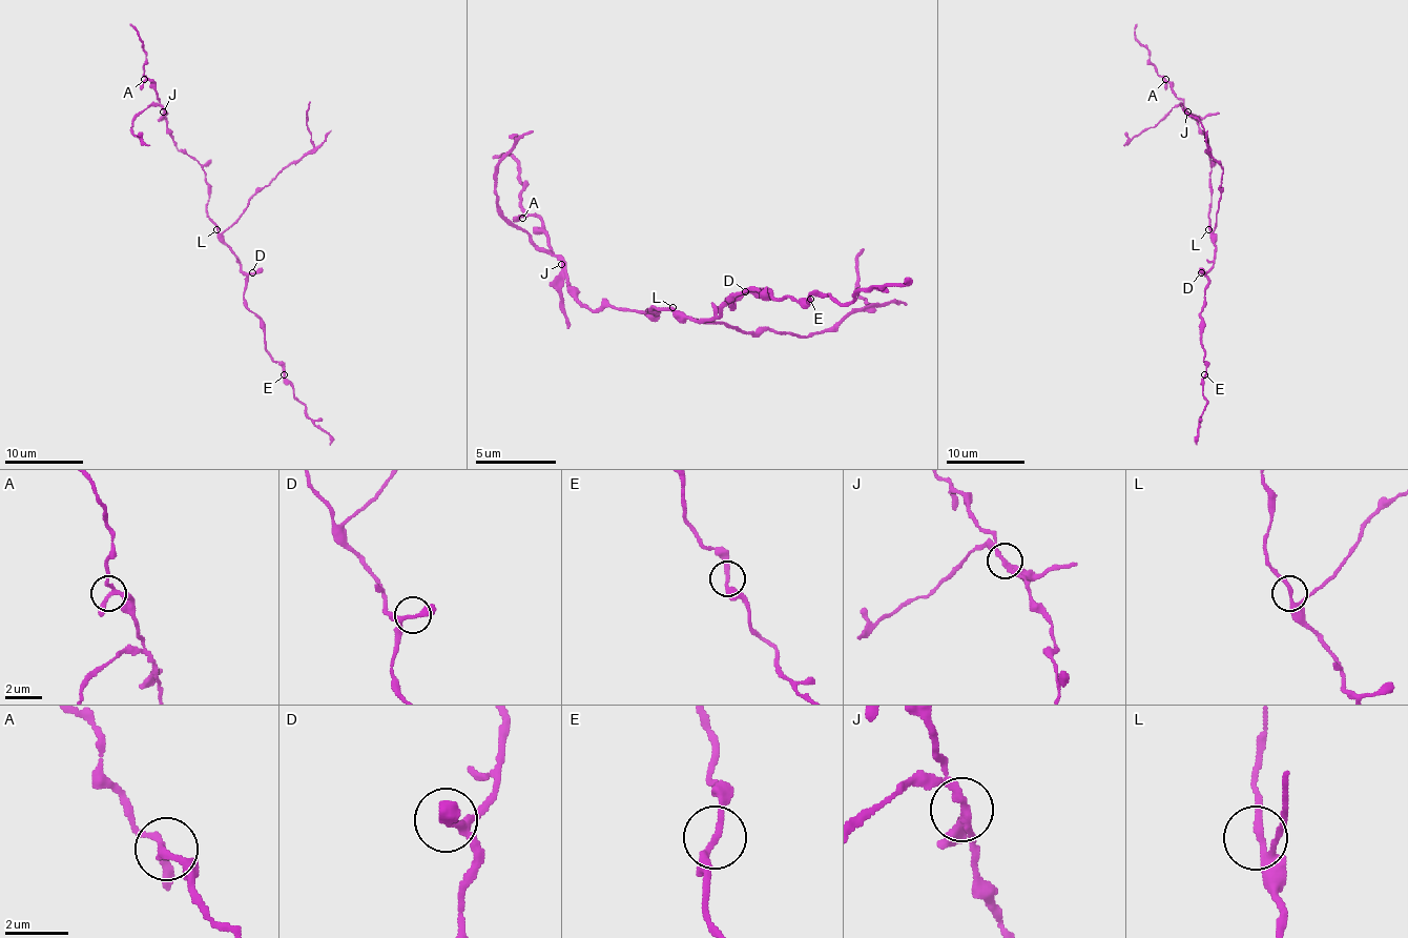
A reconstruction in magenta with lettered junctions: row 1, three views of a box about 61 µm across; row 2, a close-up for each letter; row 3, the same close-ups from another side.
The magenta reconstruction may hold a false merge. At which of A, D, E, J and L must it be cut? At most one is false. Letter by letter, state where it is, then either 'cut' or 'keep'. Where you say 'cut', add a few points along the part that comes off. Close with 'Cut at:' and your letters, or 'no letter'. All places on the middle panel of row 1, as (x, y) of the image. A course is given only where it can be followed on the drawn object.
A: place (522, 218); keep
D: place (745, 291); keep
E: place (810, 299); keep
J: place (561, 264); cut; course (562, 263), (501, 213), (497, 165), (534, 133)
L: place (673, 307); keep
Cut at: J

